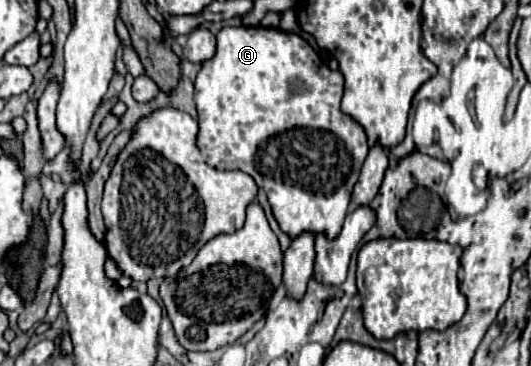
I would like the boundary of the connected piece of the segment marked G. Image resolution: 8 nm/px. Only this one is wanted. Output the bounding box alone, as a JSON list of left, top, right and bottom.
[195,27,369,239]

